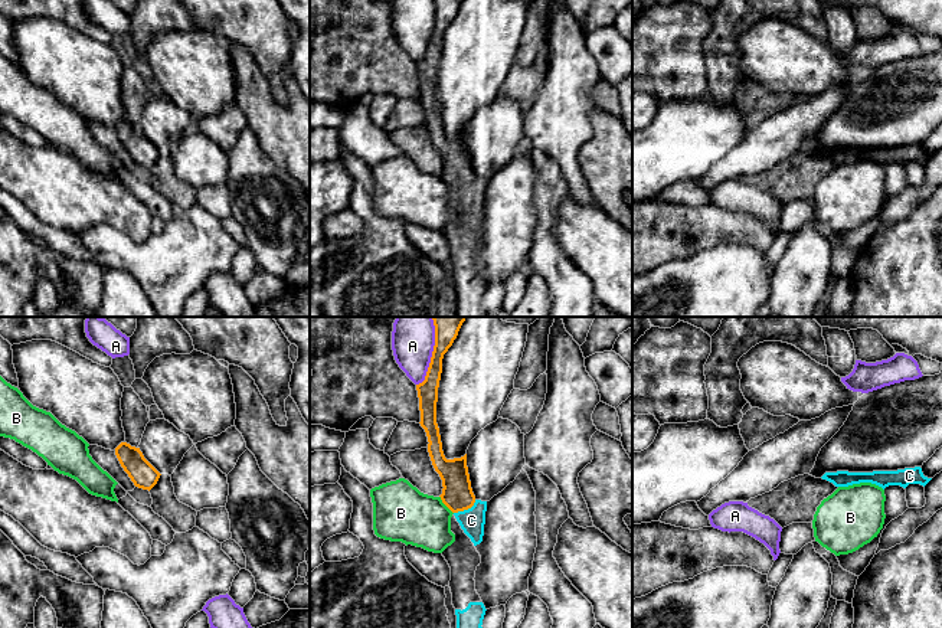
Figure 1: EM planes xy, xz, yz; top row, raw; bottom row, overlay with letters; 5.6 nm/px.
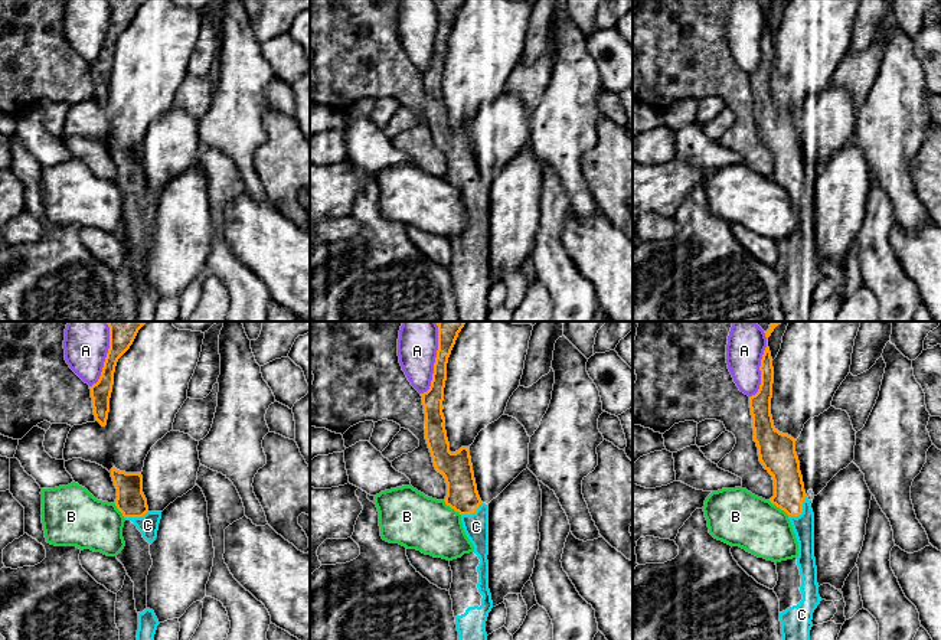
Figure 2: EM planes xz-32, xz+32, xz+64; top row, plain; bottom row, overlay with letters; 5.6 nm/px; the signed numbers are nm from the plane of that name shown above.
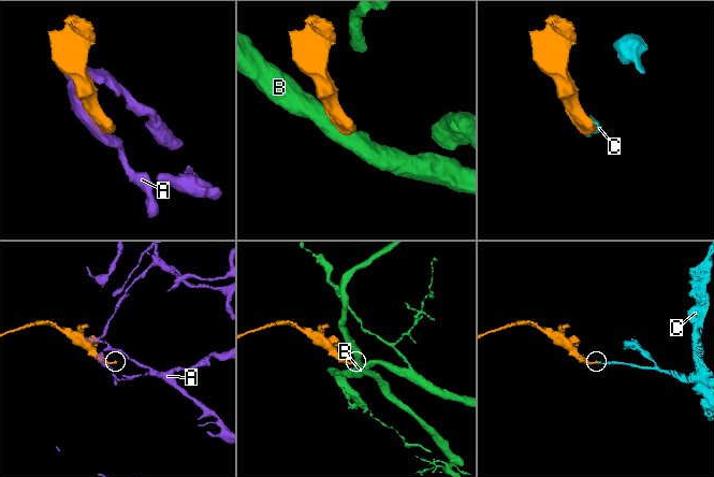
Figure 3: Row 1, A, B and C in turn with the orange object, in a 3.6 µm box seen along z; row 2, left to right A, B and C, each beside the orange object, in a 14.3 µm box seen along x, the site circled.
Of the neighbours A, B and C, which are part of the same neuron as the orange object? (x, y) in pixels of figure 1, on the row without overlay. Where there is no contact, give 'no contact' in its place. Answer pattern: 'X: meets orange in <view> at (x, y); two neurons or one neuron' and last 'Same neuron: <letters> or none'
A: meets orange in xz at (432, 32); two neurons
B: meets orange in xz at (444, 180); two neurons
C: meets orange in xz at (465, 186); one neuron
Same neuron: C

